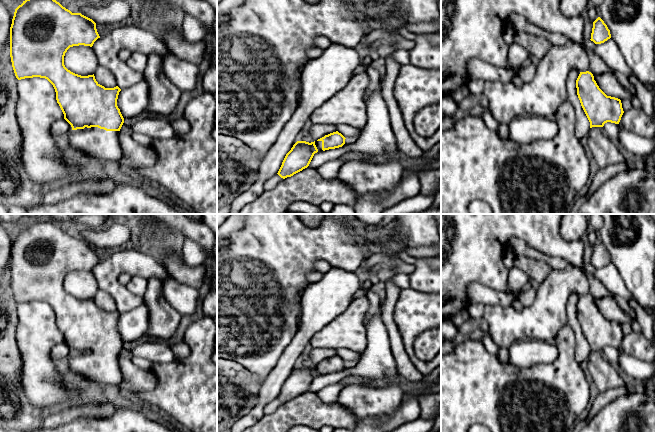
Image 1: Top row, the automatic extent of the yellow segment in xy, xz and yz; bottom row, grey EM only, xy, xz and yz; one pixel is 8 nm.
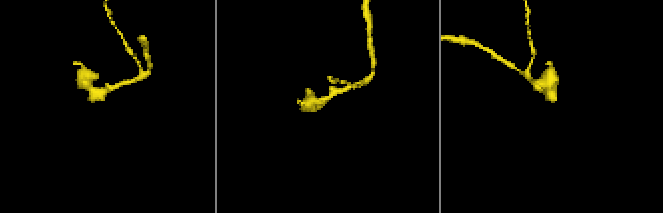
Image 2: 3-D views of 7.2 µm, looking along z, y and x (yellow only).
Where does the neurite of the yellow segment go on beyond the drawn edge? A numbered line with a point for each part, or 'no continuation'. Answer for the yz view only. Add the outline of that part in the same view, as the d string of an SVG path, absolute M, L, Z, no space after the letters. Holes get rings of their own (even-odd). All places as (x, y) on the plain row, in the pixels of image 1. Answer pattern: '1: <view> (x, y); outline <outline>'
1: yz (605, 377); outline M602 351L590 352L587 363L589 372L599 393L625 385L624 380L618 372L603 357Z

